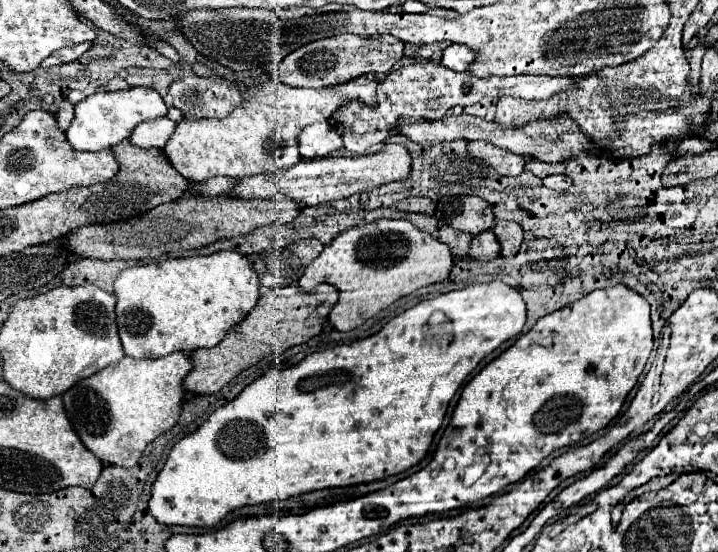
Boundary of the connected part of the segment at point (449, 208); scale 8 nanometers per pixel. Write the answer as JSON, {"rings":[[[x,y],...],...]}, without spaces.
{"rings":[[[447,196],[439,200],[435,216],[443,224],[469,232],[473,236],[495,226],[491,206],[477,196]]]}

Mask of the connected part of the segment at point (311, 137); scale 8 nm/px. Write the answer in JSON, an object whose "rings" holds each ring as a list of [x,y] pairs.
{"rings":[[[317,122],[301,130],[299,134],[299,152],[301,158],[323,158],[335,156],[343,148],[339,132],[329,122]]]}

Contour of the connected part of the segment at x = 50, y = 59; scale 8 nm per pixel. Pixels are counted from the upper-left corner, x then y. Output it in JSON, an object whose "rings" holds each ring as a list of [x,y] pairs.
{"rings":[[[83,42],[83,44],[77,44],[77,46],[69,46],[69,48],[63,48],[63,50],[57,50],[55,54],[47,56],[41,66],[57,66],[57,64],[67,64],[67,62],[73,62],[77,60],[83,52],[87,52],[93,44],[91,42]]]}

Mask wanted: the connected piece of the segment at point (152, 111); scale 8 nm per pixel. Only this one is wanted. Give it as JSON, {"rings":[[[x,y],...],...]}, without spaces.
{"rings":[[[135,86],[117,92],[95,92],[75,106],[75,120],[69,126],[69,142],[75,150],[111,148],[131,136],[137,124],[167,114],[167,106],[155,88]]]}

